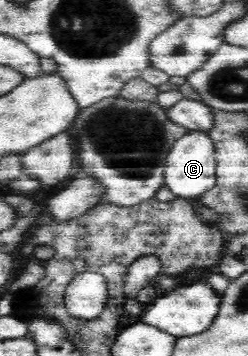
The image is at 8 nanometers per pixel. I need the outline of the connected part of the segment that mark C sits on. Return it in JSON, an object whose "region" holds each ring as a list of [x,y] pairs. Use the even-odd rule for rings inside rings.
{"region":[[[190,131],[179,137],[171,147],[164,170],[164,185],[177,198],[199,198],[215,185],[216,181],[216,149],[213,140],[205,131]]]}

